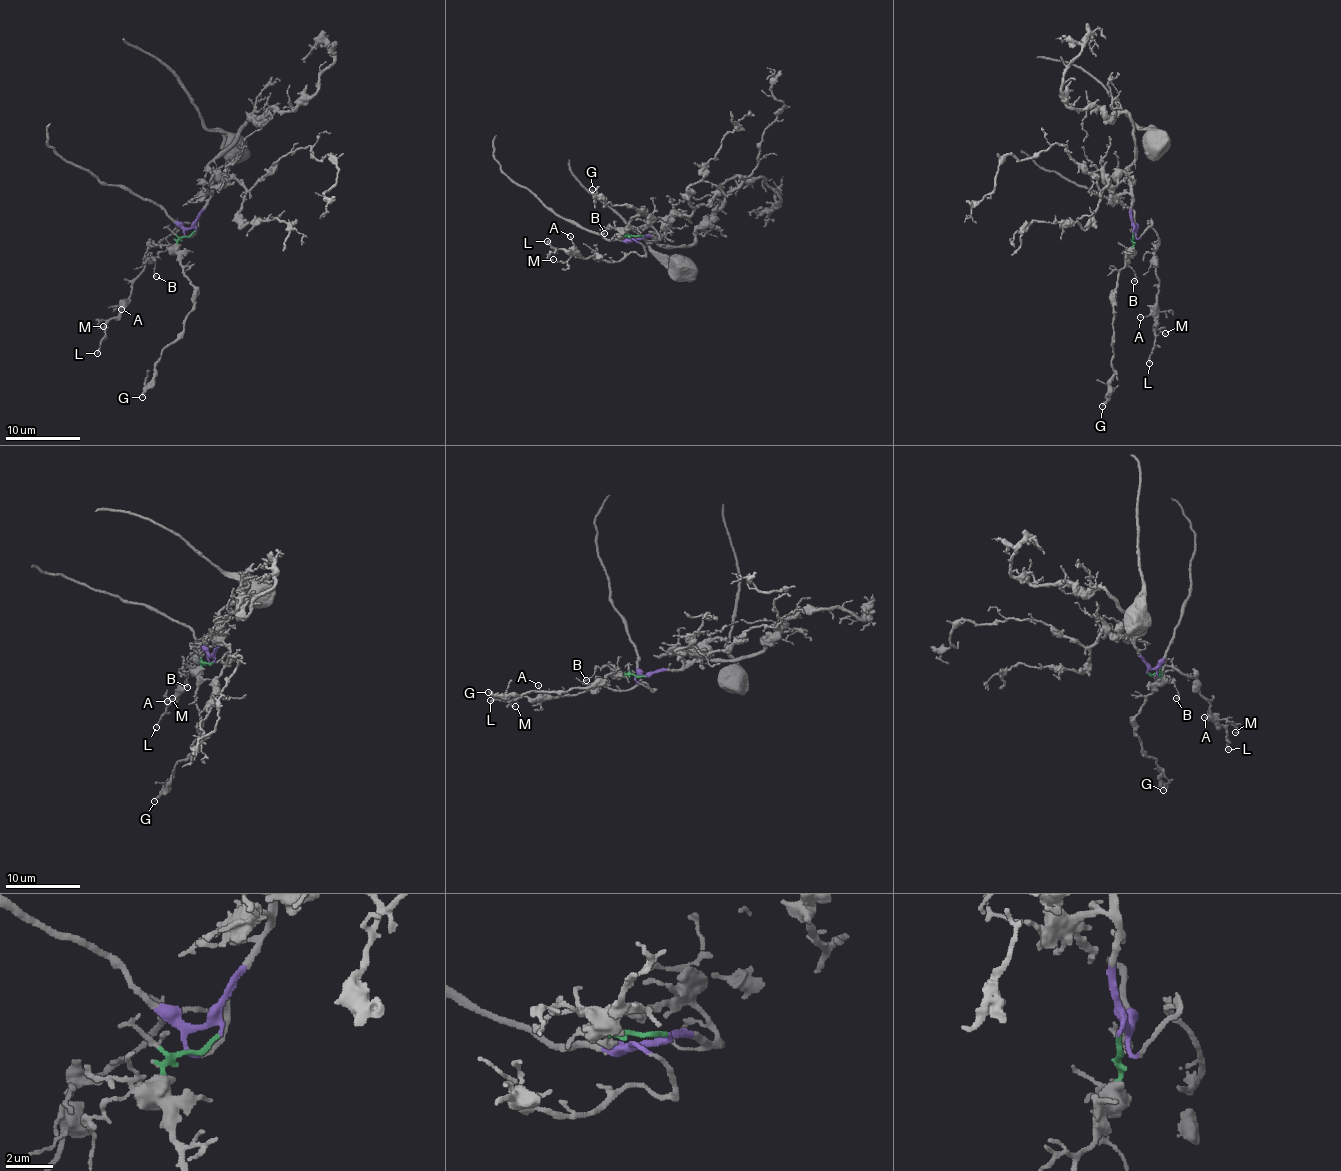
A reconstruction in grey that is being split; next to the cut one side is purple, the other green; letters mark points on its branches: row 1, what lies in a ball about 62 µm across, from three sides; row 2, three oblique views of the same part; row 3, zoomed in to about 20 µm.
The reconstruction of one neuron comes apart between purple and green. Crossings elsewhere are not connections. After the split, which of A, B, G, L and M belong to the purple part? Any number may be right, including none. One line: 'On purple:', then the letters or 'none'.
On purple: A, L, M

